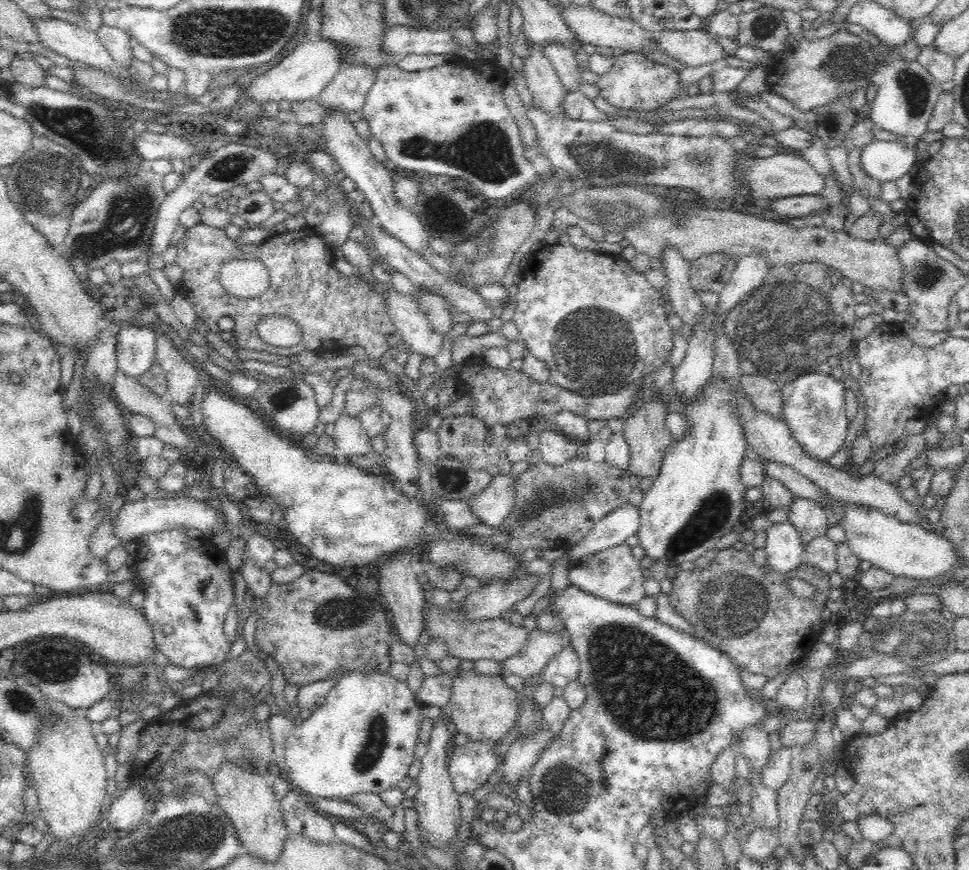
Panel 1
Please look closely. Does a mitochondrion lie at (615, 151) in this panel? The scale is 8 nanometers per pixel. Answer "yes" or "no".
yes

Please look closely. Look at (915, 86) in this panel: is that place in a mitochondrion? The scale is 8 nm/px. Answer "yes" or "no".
yes

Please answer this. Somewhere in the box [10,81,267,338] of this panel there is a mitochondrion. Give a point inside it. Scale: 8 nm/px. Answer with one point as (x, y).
(48, 183)

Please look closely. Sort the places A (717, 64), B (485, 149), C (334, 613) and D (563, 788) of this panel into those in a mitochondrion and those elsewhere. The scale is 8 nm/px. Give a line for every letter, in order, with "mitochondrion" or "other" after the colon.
A: other
B: mitochondrion
C: mitochondrion
D: mitochondrion

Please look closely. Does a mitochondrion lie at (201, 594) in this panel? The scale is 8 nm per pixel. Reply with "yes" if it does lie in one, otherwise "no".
yes

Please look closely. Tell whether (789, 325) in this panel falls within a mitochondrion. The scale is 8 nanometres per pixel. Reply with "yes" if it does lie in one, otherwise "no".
yes

